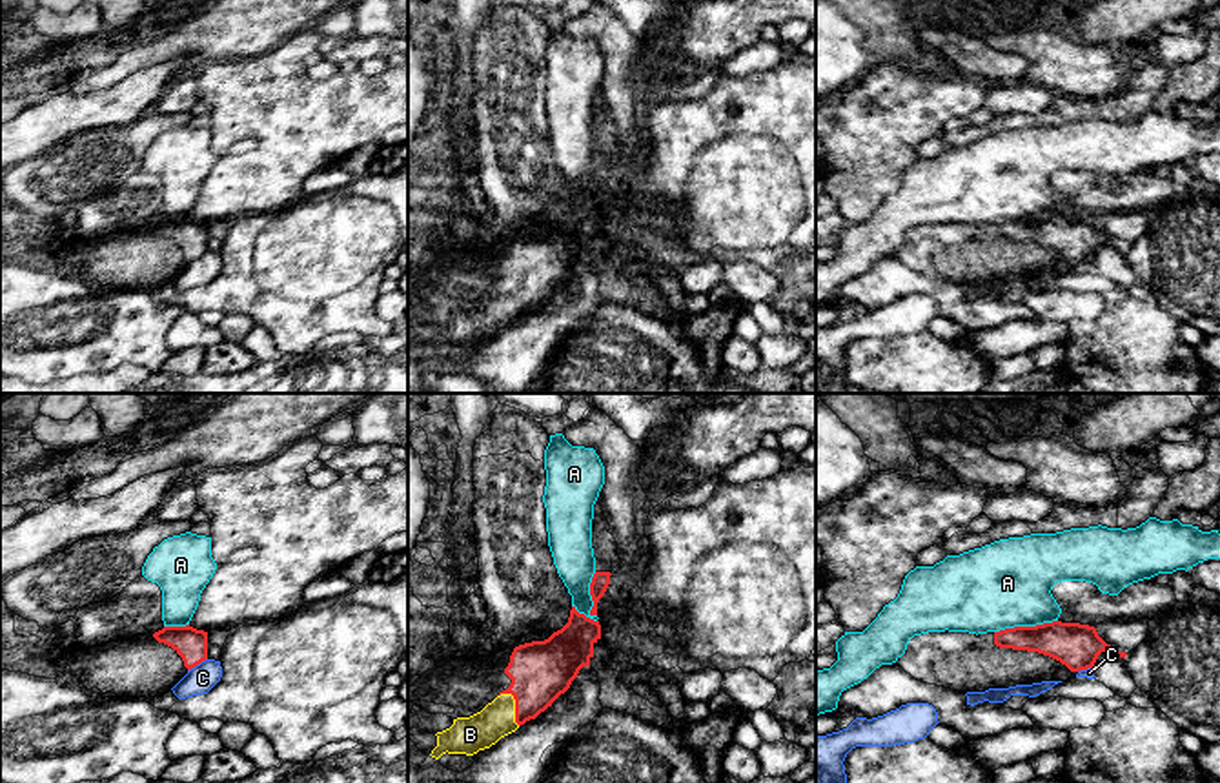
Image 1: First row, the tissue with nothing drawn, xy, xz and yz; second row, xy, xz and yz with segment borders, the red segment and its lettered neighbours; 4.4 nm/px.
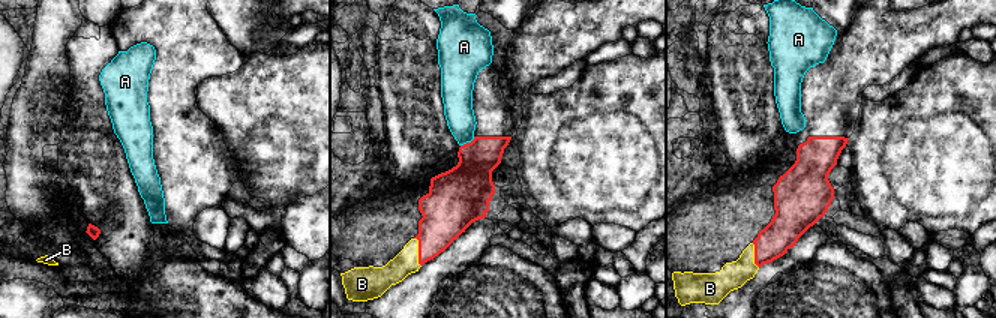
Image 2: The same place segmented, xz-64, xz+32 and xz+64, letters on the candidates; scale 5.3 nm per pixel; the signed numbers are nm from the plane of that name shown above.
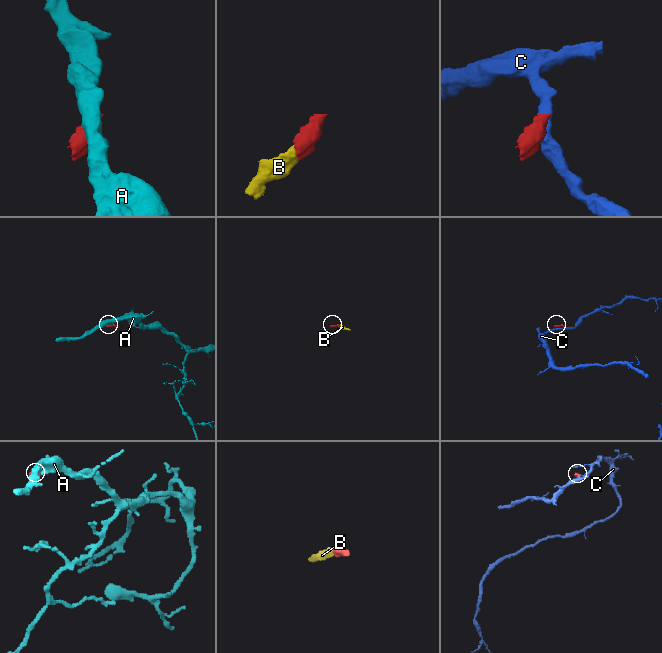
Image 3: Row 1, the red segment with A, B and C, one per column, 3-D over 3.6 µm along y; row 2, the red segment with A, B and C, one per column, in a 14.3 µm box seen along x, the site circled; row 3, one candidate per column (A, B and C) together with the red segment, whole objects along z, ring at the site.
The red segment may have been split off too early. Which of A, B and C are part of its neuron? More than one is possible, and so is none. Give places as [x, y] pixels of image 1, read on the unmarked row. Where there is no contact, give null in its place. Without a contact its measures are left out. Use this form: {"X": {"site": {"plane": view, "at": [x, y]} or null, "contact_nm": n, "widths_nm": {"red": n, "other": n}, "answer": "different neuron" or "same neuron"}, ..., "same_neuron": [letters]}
{"A": {"site": {"plane": "xz", "at": [592, 190]}, "contact_nm": 220, "widths_nm": {"red": 80, "other": 180}, "answer": "different neuron"}, "B": {"site": {"plane": "xz", "at": [516, 297]}, "contact_nm": 170, "widths_nm": {"red": 280, "other": 160}, "answer": "same neuron"}, "C": {"site": {"plane": "xy", "at": [197, 255]}, "contact_nm": 110, "widths_nm": {"red": 140, "other": 120}, "answer": "different neuron"}, "same_neuron": ["B"]}

